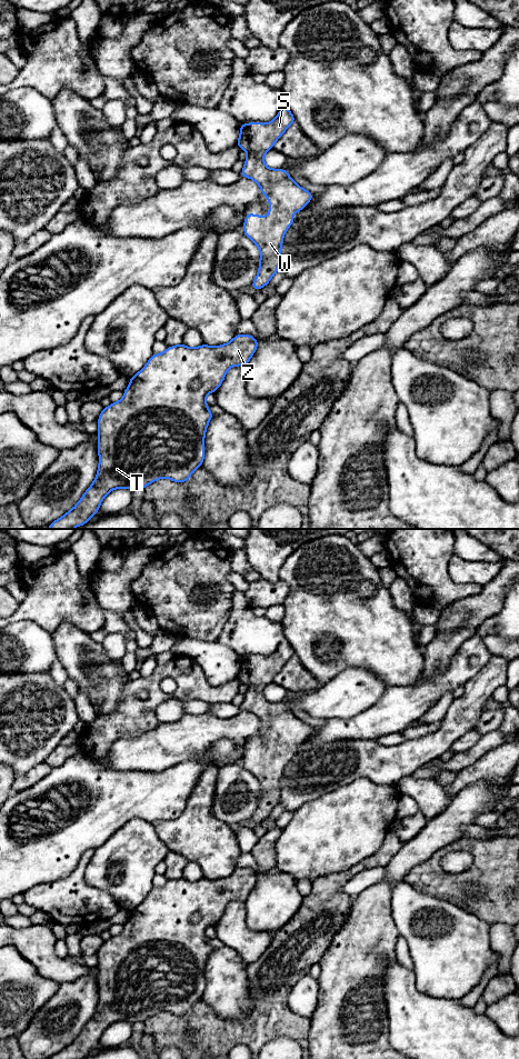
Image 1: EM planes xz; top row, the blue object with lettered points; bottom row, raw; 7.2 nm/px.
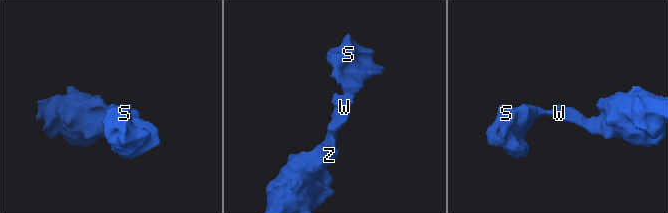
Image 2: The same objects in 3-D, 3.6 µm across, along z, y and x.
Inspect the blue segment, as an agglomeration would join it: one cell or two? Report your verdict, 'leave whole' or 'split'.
leave whole

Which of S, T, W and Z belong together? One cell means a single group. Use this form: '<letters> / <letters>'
S T W Z

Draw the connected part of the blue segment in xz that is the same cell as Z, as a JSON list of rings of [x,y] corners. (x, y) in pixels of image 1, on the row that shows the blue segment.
[[[236,334],[226,344],[211,347],[201,344],[189,348],[183,343],[168,347],[163,353],[153,353],[144,368],[130,378],[123,398],[103,408],[98,418],[99,467],[94,481],[79,502],[67,513],[49,524],[48,529],[72,529],[86,524],[98,511],[102,499],[113,489],[144,489],[161,478],[183,483],[202,466],[204,459],[204,434],[213,413],[208,410],[206,396],[221,386],[227,370],[232,366],[244,367],[258,348],[258,340],[250,334]]]

